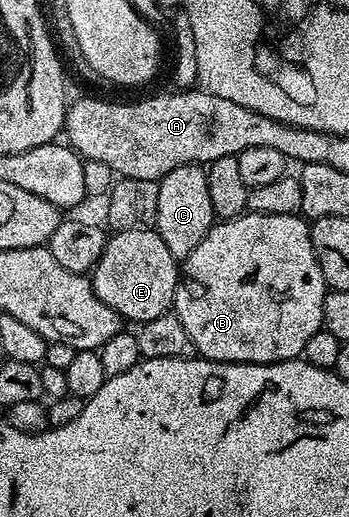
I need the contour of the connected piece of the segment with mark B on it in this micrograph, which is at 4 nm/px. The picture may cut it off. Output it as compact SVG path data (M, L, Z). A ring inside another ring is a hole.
M246 212L234 220L215 223L200 242L200 246L196 246L196 250L192 250L192 254L188 254L185 260L181 261L172 311L180 318L180 322L184 322L184 330L188 330L188 338L192 338L195 353L199 357L221 360L228 364L275 364L281 360L299 359L304 346L308 343L308 338L312 338L312 334L323 331L322 315L327 291L324 274L320 274L320 266L316 262L316 254L312 250L310 224L301 215Z

